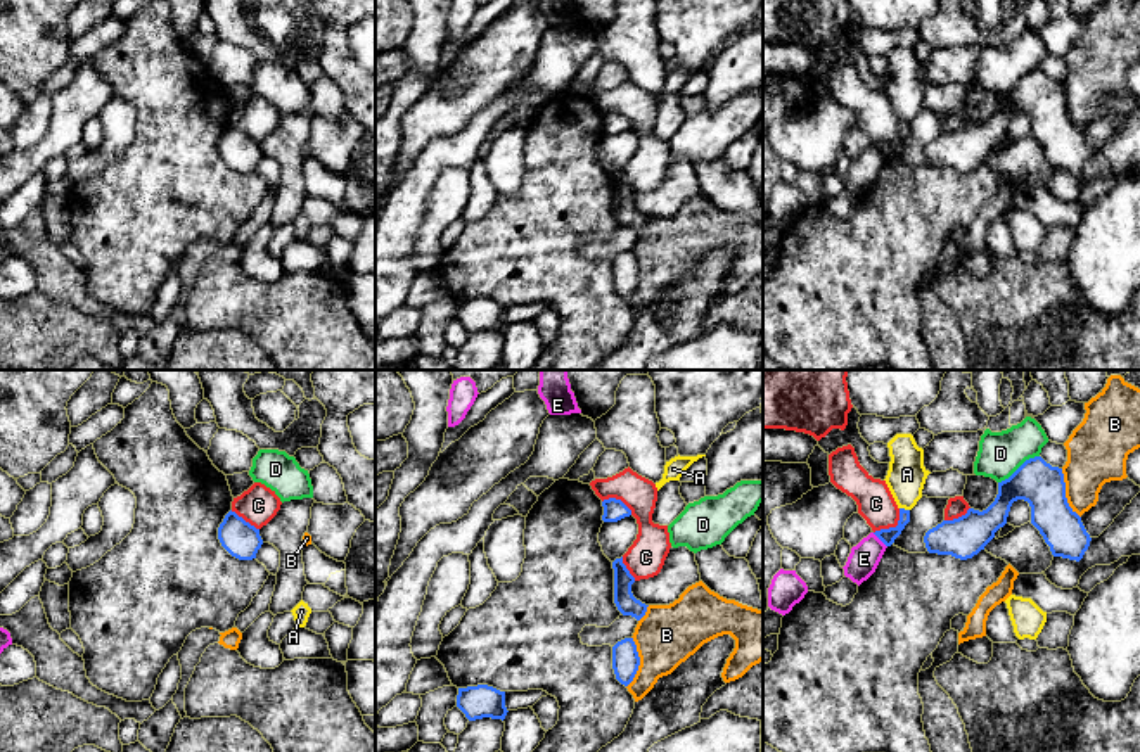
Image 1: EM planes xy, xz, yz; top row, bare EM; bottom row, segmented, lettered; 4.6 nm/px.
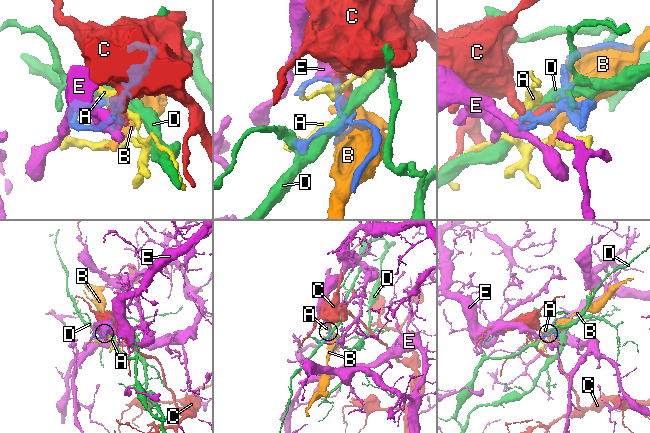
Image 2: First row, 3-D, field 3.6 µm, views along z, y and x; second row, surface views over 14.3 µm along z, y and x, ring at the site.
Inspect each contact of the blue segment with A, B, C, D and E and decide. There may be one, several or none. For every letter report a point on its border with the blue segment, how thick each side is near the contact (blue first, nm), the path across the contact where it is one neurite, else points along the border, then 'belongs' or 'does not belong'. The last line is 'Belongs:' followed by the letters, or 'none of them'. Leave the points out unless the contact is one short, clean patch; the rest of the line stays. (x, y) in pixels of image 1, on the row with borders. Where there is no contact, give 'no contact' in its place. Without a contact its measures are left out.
A: contact yz (903, 509); calibres 70 and 180 nm; border yz (900, 507), (909, 510); does not belong
B: contact yz (1064, 493); calibres 200 and 280 nm; does not belong
C: contact yz (893, 528); calibres 70 and 170 nm; does not belong
D: contact yz (1019, 467); calibres 200 and 200 nm; does not belong
E: contact yz (879, 538); calibres 70 and 140 nm; border yz (872, 533), (886, 547); does not belong
Belongs: none of them

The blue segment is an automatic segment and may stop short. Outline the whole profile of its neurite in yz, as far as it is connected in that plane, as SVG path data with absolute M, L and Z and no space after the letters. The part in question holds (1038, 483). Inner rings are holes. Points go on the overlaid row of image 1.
M1041 456L1026 460L1009 479L998 482L998 494L986 510L969 508L965 515L929 529L924 536L927 551L972 558L1007 524L1010 507L1017 500L1029 503L1031 524L1054 557L1076 562L1083 558L1092 538L1067 503L1062 468L1052 467Z

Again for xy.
M228 512L218 527L218 539L221 546L239 560L256 558L263 545L259 529L246 522L235 512Z

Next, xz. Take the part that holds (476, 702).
M488 685L458 688L457 707L465 714L469 721L491 717L505 719L505 691L500 691Z

